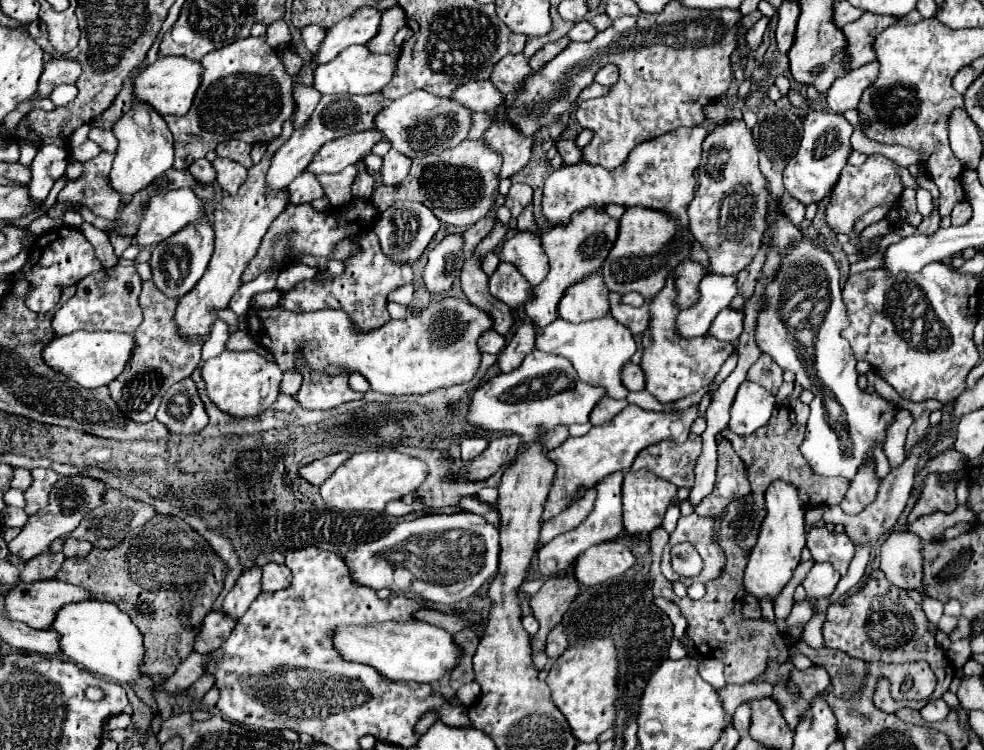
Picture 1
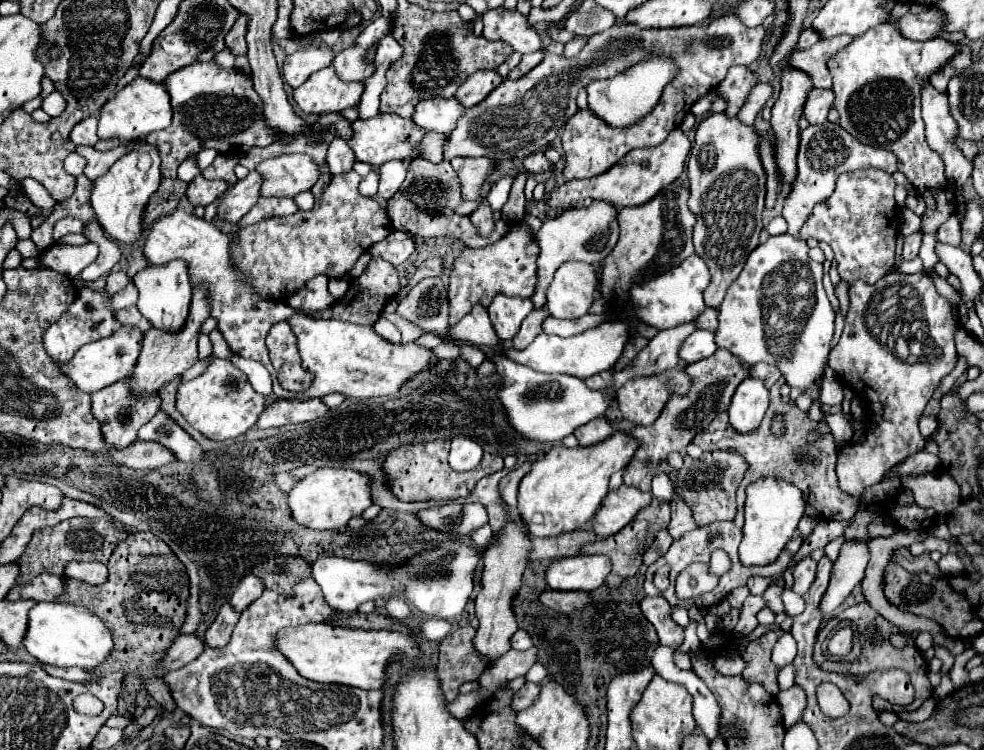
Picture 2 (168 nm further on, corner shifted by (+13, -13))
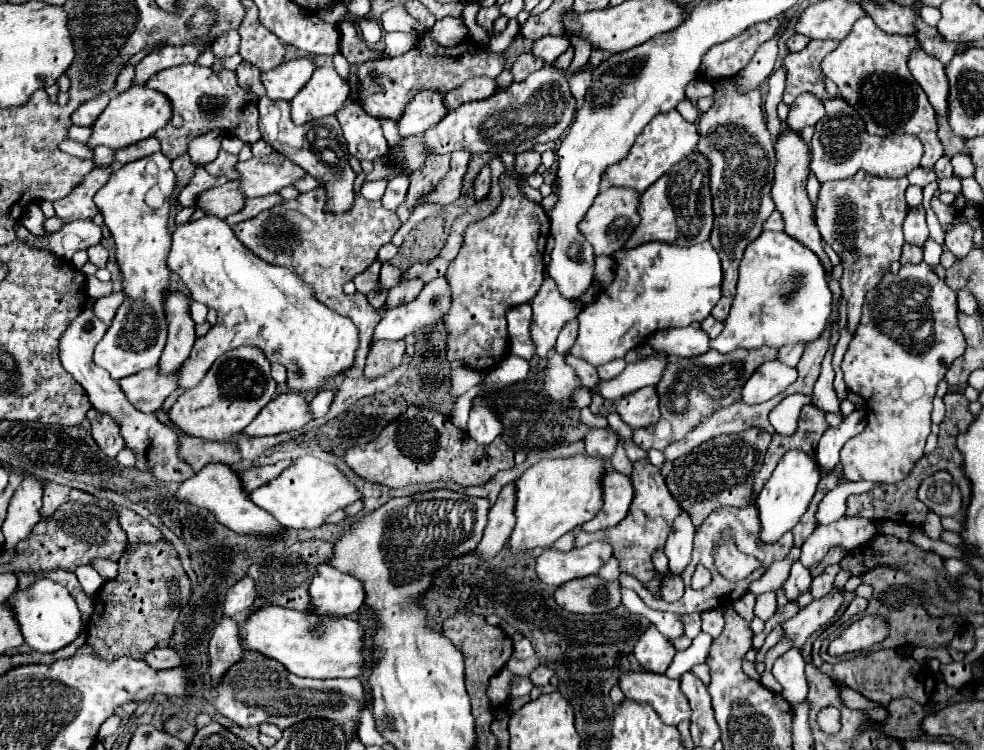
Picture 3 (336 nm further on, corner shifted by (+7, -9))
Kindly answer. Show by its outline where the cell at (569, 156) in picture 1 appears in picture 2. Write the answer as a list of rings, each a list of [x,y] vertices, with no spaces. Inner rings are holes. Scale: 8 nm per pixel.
[[[538,151],[534,155],[528,155],[526,161],[524,161],[524,167],[530,175],[536,175],[536,173],[544,173],[544,171],[550,171],[552,169],[552,161],[546,159],[544,151]]]

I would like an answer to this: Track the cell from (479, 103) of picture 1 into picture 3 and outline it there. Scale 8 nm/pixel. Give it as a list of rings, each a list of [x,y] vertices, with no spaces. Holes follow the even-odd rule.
[[[420,91],[404,109],[402,117],[398,119],[398,133],[400,137],[422,133],[434,127],[444,115],[446,107],[442,105],[442,95],[436,91]]]

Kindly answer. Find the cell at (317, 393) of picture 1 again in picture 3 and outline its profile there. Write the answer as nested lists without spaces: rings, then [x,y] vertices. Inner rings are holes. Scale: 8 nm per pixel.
[[[282,393],[274,397],[256,415],[256,419],[244,429],[244,435],[248,437],[278,435],[278,433],[300,429],[308,421],[310,421],[308,401],[298,393]]]

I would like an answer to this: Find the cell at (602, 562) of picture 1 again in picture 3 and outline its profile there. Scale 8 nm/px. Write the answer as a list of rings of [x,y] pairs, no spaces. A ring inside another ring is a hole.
[[[590,543],[586,547],[574,547],[570,551],[546,549],[536,557],[536,573],[540,581],[552,587],[560,587],[566,581],[596,575],[600,565],[612,557],[612,547],[606,543]]]

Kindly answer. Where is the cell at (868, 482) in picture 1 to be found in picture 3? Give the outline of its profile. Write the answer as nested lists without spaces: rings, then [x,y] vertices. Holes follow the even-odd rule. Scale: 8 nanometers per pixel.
[[[924,261],[916,265],[904,265],[898,273],[886,273],[882,281],[868,293],[856,337],[850,341],[850,347],[842,361],[844,383],[848,391],[860,395],[866,401],[864,431],[846,441],[840,451],[840,461],[844,463],[848,481],[898,483],[904,481],[918,459],[922,459],[924,443],[930,435],[930,411],[932,399],[936,395],[936,385],[944,379],[952,361],[958,359],[966,349],[956,313],[956,293],[948,289],[948,285],[938,279],[934,269]],[[910,325],[932,325],[932,333],[924,341],[914,341],[910,335]]]

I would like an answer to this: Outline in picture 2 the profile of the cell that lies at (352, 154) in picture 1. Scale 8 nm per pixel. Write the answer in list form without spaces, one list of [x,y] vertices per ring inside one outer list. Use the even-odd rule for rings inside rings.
[[[282,155],[268,159],[258,165],[258,171],[264,175],[264,185],[260,191],[264,197],[296,197],[302,191],[310,191],[312,185],[320,179],[320,167],[312,161],[310,155]]]

